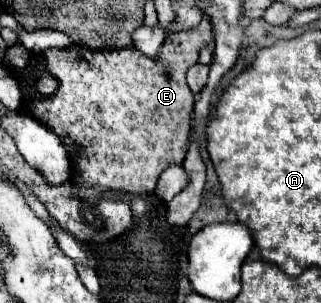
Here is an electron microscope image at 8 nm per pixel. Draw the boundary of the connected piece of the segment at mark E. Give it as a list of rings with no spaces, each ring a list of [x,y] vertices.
[[[190,29],[170,33],[154,59],[146,57],[136,47],[90,49],[86,45],[70,45],[64,49],[50,47],[44,51],[46,71],[58,79],[58,91],[52,97],[32,93],[30,113],[66,145],[68,157],[74,165],[72,187],[76,197],[98,203],[100,195],[106,191],[152,193],[160,173],[170,165],[180,165],[184,161],[188,151],[190,115],[194,109],[194,97],[186,85],[186,71],[198,63],[200,49],[210,43],[212,33],[208,29]]]

